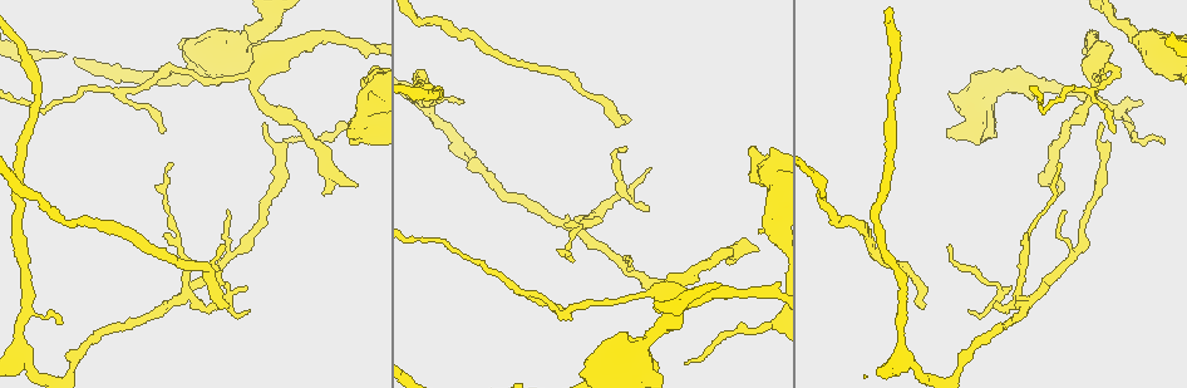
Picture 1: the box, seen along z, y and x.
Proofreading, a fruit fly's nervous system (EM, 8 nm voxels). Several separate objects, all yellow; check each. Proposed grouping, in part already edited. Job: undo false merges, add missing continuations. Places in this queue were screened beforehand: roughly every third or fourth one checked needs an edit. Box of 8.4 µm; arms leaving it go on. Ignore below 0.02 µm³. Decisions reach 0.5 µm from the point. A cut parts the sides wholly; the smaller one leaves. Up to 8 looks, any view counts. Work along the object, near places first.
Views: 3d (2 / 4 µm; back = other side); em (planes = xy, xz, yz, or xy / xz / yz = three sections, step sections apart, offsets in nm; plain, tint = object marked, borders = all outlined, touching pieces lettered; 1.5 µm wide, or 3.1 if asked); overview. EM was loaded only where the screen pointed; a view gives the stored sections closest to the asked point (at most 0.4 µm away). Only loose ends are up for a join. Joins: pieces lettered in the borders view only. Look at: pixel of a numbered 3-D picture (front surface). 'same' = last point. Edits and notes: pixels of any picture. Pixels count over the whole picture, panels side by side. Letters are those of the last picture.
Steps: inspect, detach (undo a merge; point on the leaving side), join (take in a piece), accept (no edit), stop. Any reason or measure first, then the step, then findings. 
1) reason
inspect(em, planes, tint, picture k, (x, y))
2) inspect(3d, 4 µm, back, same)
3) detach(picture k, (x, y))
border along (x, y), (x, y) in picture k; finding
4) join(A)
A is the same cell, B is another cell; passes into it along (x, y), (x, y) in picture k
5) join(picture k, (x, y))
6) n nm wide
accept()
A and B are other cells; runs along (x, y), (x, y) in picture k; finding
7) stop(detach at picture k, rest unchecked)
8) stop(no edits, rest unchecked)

stops while still wide
inspect(em, xz, step 4, borders, picture 1, (349, 137))

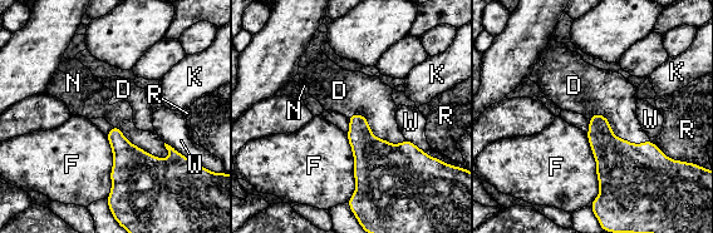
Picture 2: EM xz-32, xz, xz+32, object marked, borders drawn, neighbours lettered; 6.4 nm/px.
join(D)
D is the same cell, F, K, N, R and W are other cells; passes into it along (625, 170), (611, 134), (611, 95) in picture 2; it goes on there

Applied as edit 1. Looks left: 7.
inspect(overview)

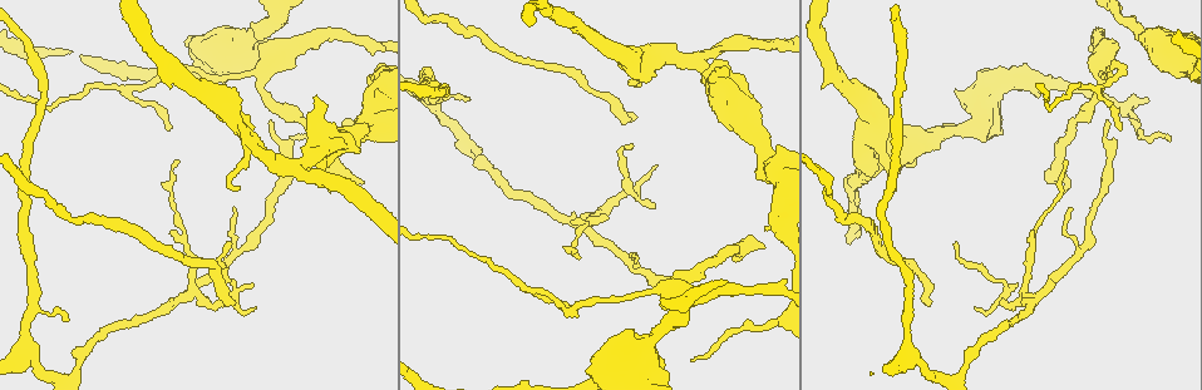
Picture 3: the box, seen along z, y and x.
long arm stops here
inspect(em, yz, step 4, borders, picture 3, (233, 301))

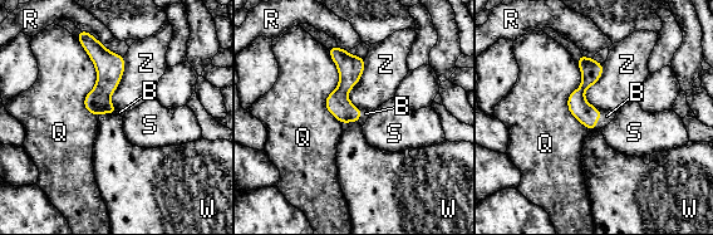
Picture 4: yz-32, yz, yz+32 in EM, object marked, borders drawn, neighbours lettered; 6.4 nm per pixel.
join(B)
B is the same cell, Q, R, S, W and Z are other cells; it goes on there

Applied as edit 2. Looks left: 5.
branch stops here
inspect(em, xz, step 8, borders, picture 3, (169, 131))

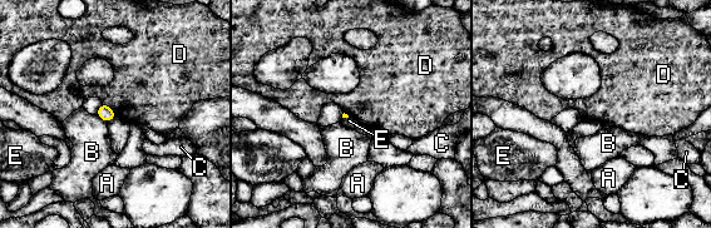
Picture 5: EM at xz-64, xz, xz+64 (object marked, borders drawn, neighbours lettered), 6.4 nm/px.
accept()
A, B, C, D and E are other cells; border along (102, 102), (117, 115) in picture 5; no lettered piece goes on from it

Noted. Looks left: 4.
stop(join at picture 2, join at picture 4, rest unchecked)

